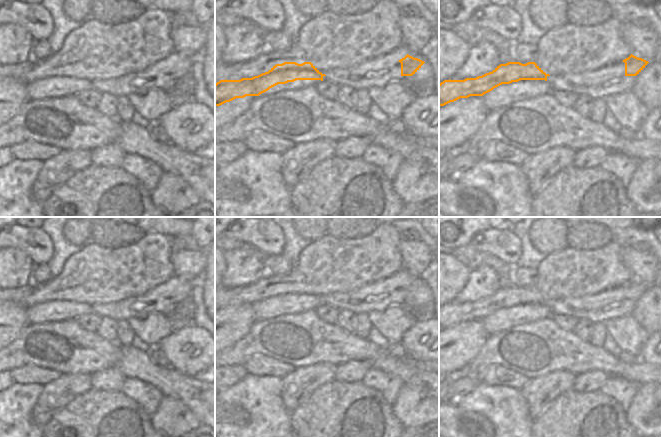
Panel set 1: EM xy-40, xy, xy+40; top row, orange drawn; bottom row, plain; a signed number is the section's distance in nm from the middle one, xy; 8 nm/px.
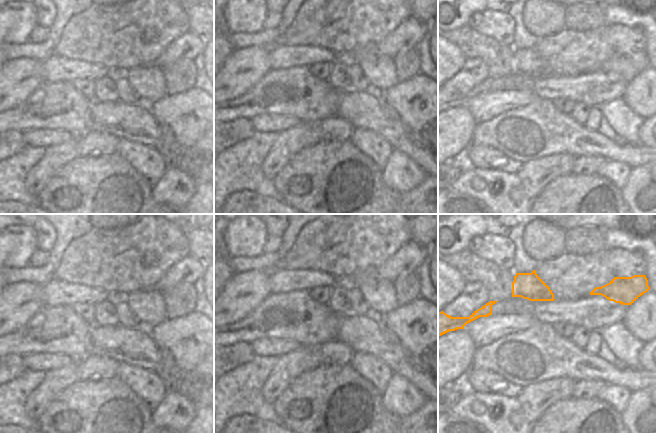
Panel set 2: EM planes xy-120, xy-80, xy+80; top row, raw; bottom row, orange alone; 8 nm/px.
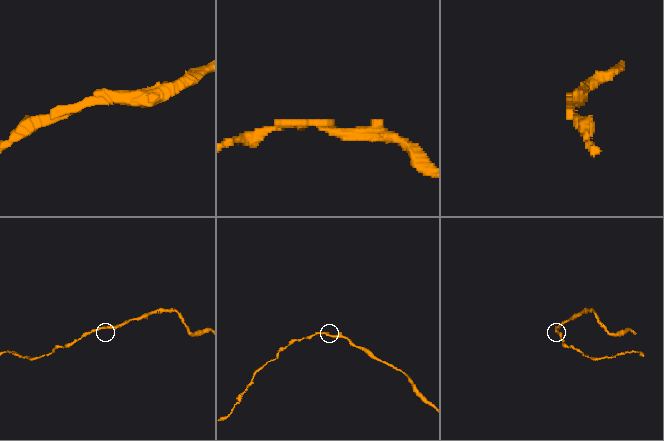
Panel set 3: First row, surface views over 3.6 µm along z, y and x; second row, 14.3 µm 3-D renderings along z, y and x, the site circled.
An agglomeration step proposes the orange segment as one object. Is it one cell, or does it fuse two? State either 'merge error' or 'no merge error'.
no merge error

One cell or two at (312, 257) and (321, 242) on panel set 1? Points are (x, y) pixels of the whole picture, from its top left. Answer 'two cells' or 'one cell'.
two cells

